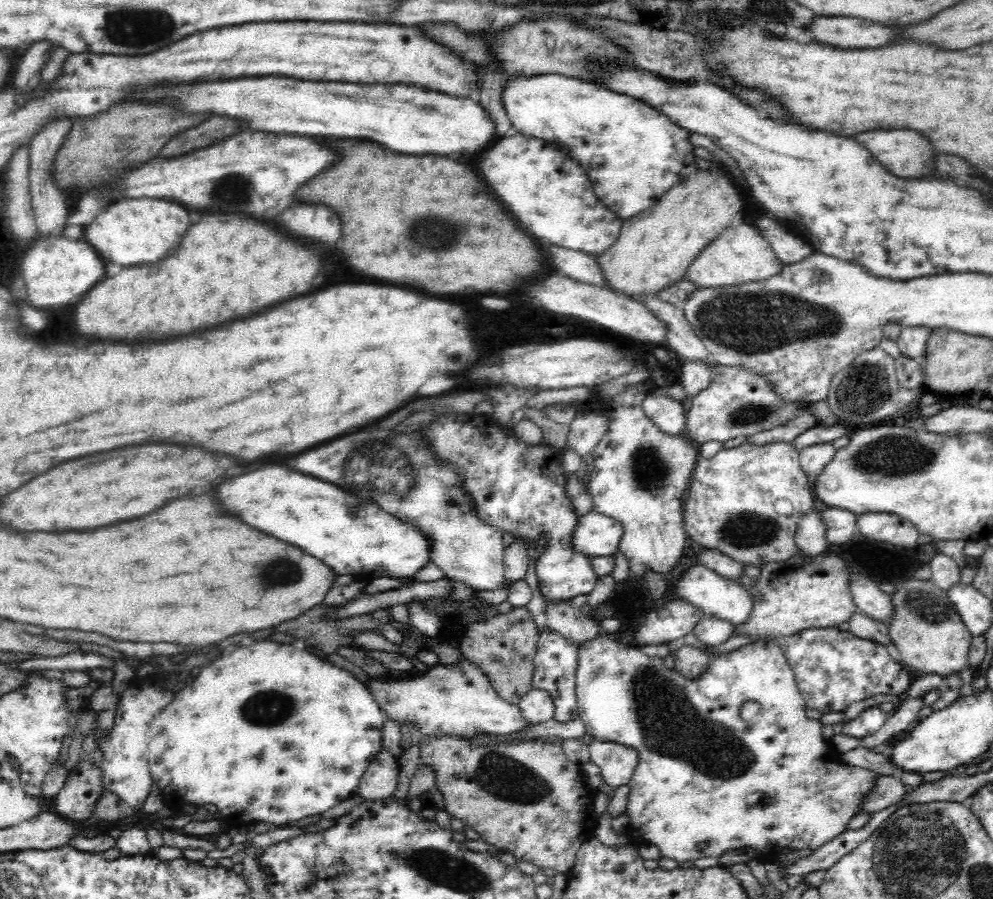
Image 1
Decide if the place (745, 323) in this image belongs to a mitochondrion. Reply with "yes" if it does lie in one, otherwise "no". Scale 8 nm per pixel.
yes

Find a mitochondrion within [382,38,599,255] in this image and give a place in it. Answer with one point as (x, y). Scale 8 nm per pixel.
(449, 232)

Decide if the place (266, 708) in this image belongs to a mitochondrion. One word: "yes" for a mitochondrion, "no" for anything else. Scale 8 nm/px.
yes

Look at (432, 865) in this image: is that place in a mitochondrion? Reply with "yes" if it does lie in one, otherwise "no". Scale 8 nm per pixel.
yes

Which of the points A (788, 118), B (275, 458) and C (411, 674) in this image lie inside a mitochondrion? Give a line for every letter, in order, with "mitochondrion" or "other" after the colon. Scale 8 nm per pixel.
A: other
B: other
C: other

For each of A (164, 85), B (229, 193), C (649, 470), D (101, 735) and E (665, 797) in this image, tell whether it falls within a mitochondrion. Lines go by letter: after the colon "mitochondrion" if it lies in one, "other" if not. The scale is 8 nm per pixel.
A: other
B: mitochondrion
C: mitochondrion
D: other
E: other

